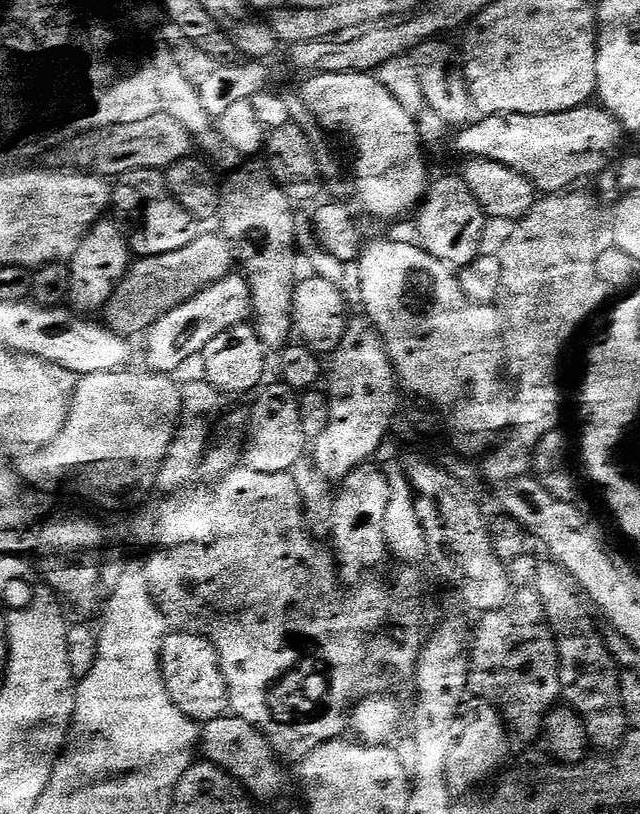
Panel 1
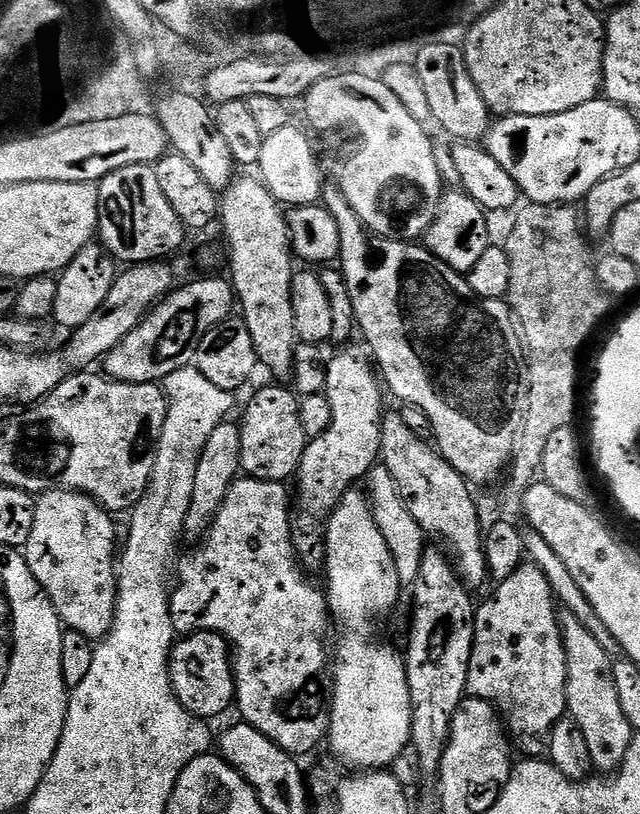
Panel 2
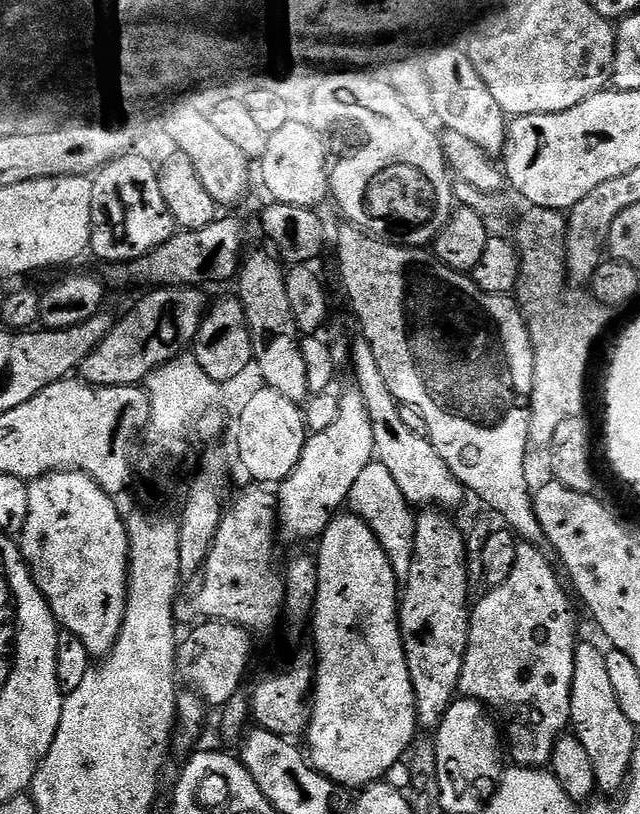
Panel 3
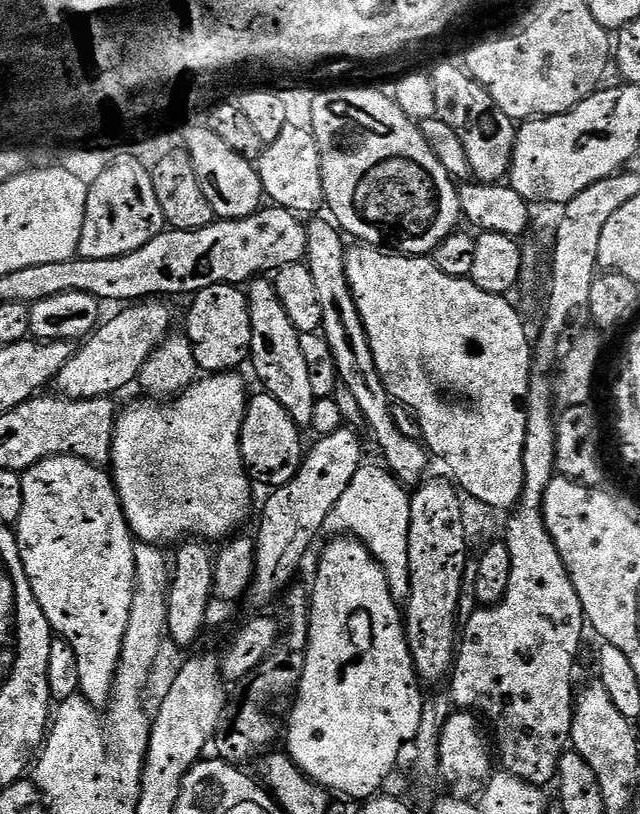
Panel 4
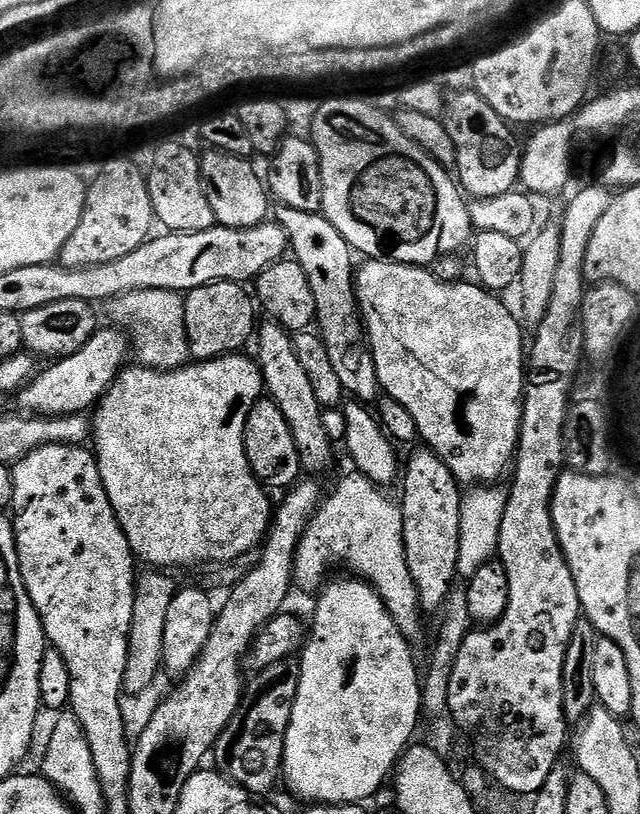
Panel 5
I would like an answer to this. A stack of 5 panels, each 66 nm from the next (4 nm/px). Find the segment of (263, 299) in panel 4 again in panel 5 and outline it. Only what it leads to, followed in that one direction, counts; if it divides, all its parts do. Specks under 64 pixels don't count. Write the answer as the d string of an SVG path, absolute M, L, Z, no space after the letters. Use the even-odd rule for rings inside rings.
M261 323L254 336L254 348L256 344L254 359L260 366L260 373L264 379L267 395L276 403L278 410L282 410L282 418L286 418L286 422L290 426L290 434L294 434L294 446L298 446L301 469L308 474L316 474L312 472L324 472L332 464L332 448L334 448L334 441L326 435L326 430L322 427L324 409L320 407L318 398L310 386L310 377L306 375L306 369L298 362L298 354L294 354L293 333L278 323L267 323Z

